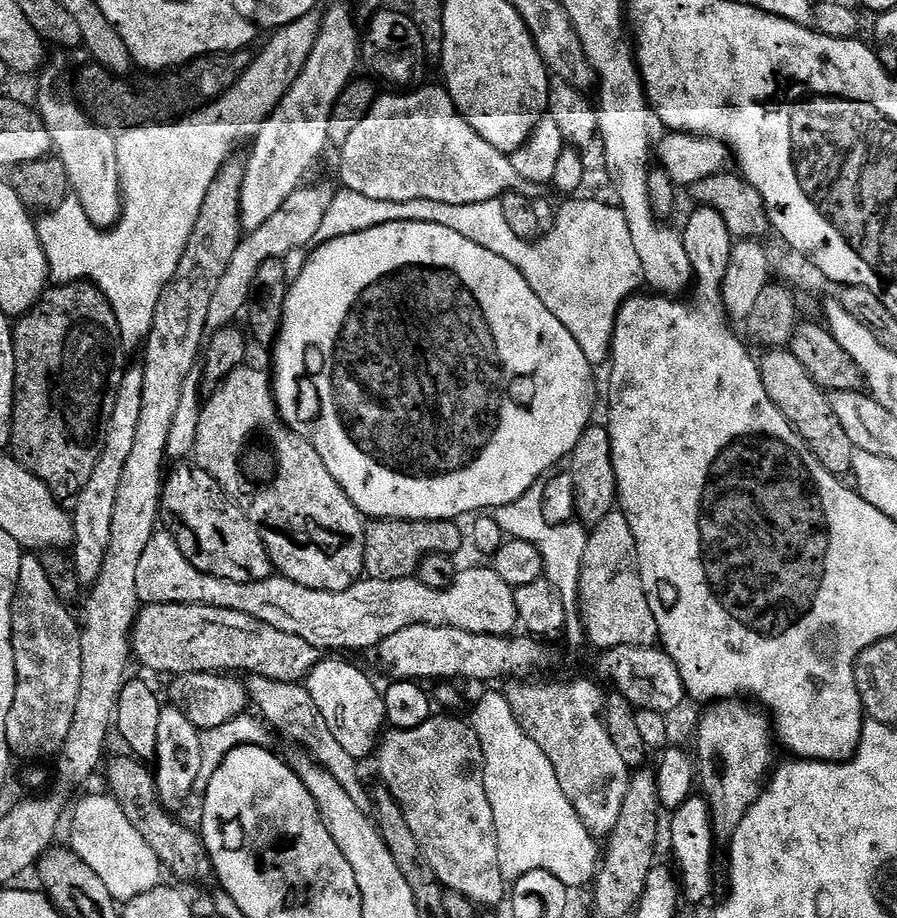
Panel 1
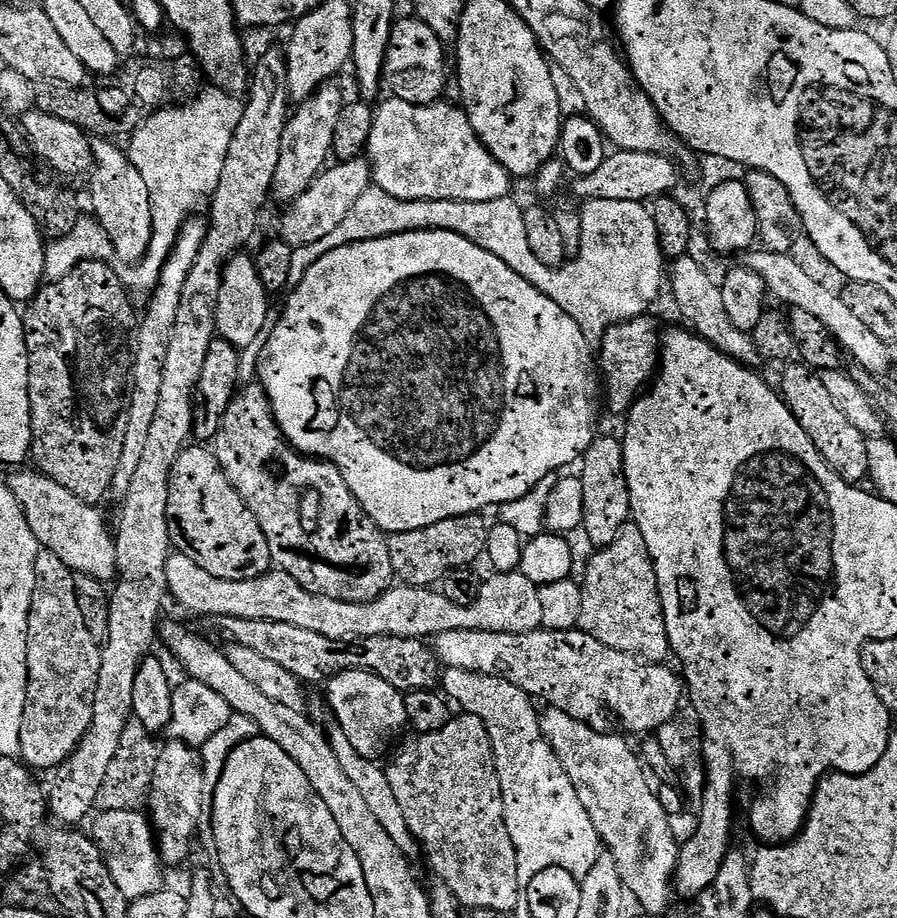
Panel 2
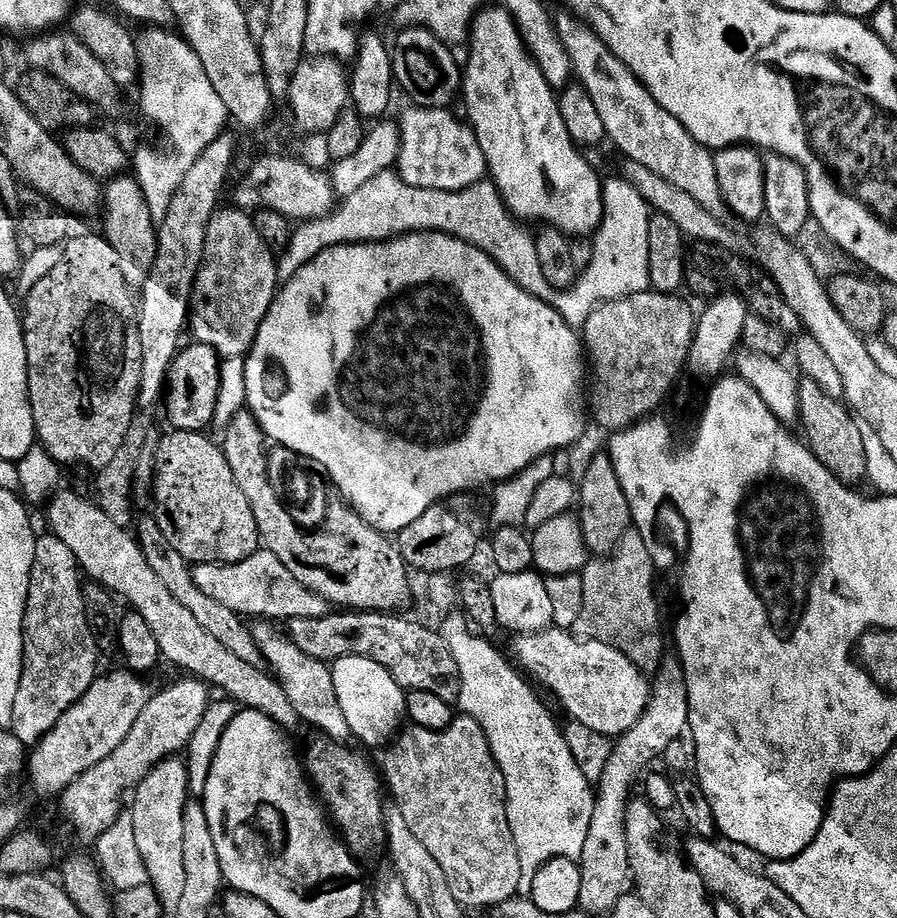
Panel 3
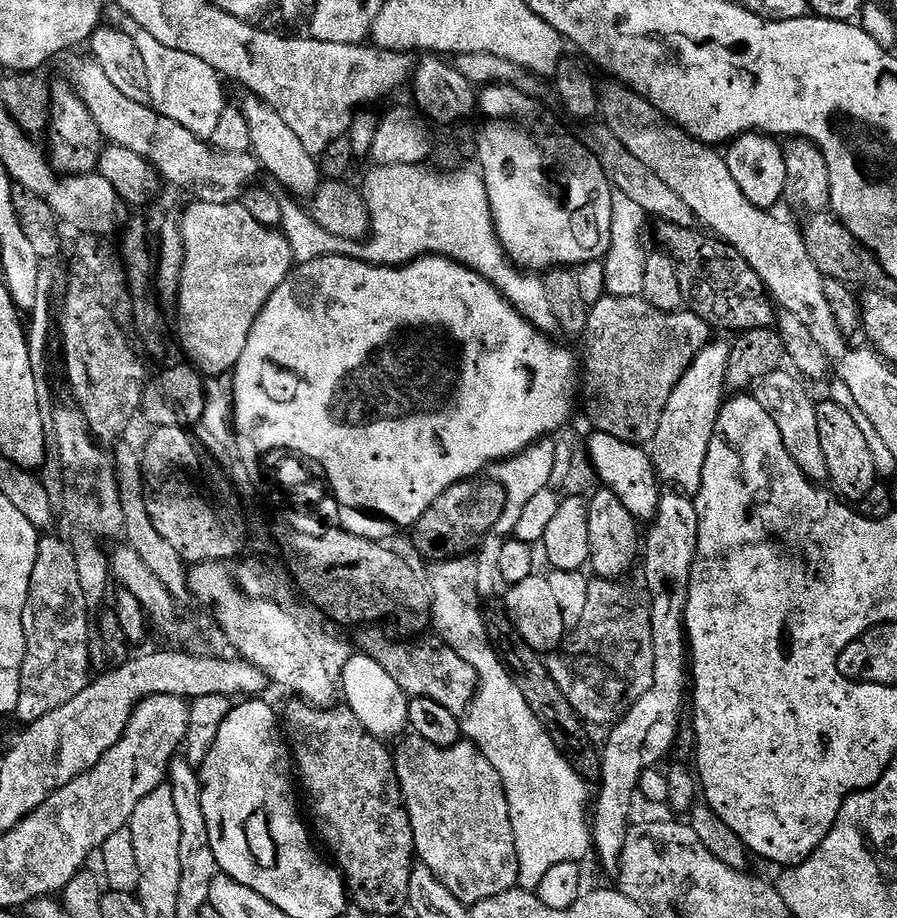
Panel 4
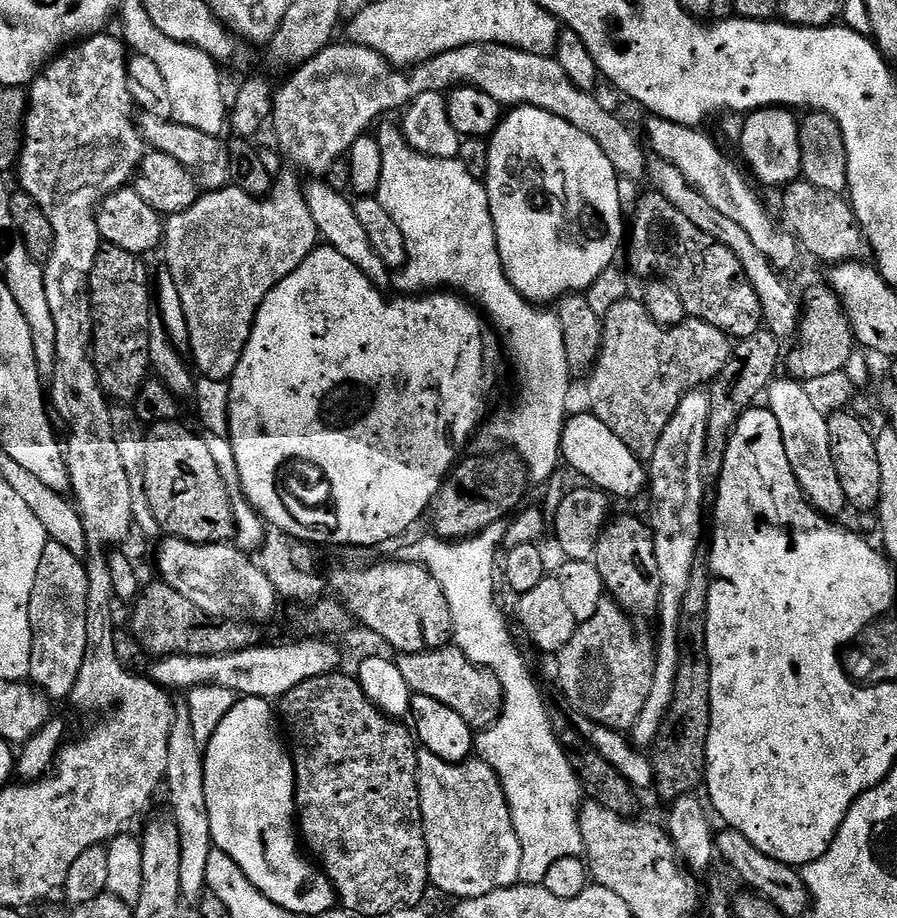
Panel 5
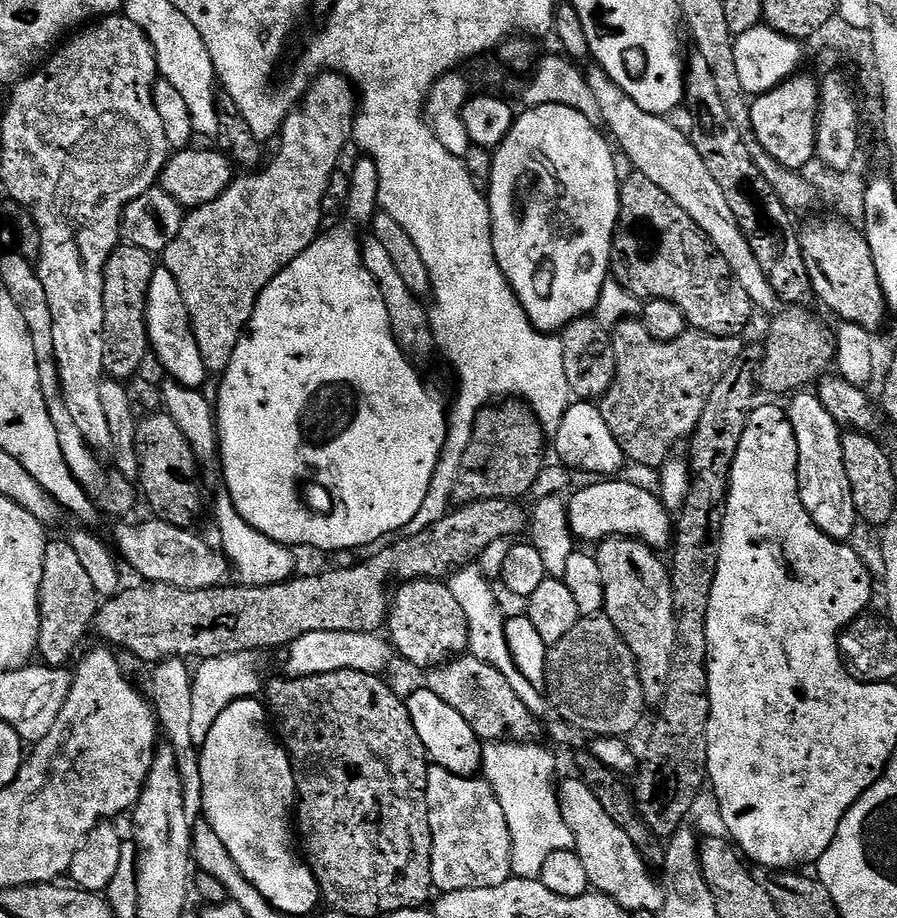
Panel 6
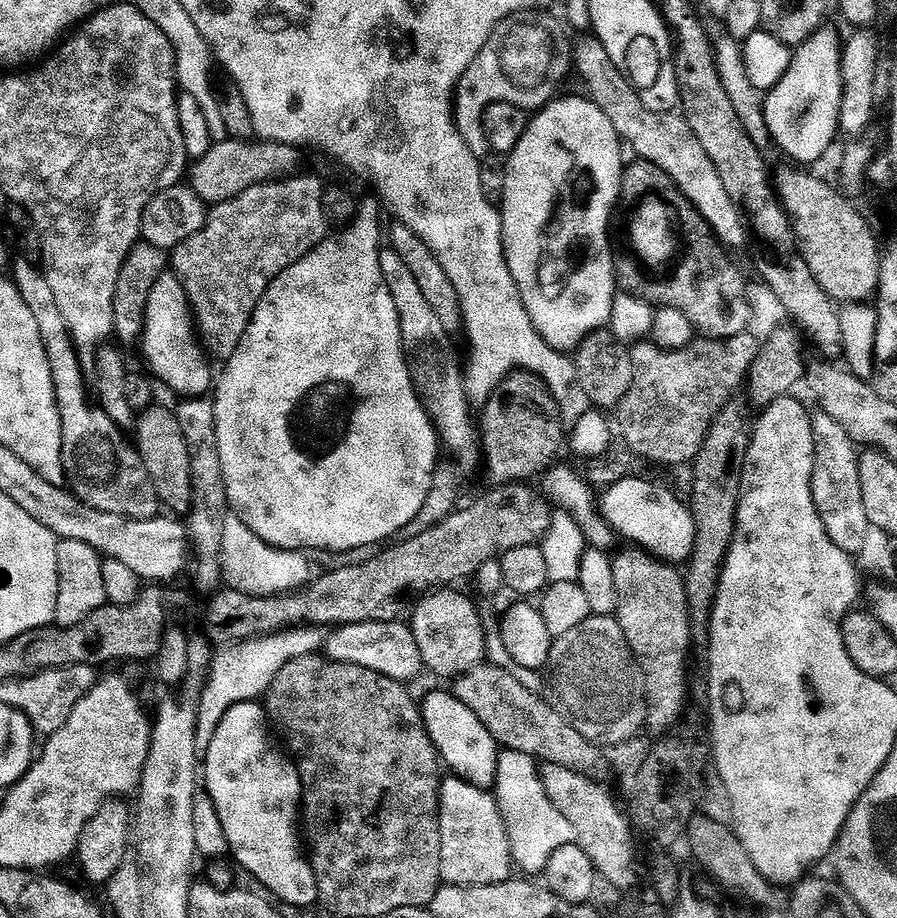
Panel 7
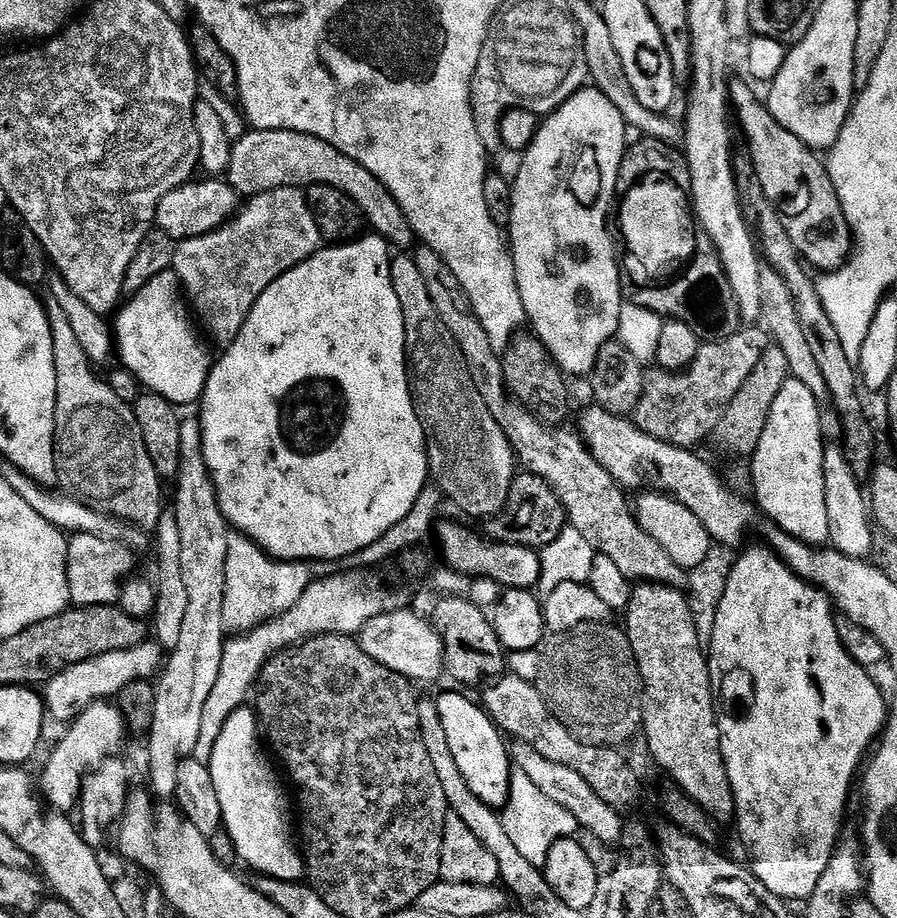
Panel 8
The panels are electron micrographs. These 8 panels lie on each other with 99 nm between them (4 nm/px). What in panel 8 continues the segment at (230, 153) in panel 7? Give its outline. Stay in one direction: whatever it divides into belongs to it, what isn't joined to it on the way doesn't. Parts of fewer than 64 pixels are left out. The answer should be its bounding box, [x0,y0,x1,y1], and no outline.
[226,130,414,250]

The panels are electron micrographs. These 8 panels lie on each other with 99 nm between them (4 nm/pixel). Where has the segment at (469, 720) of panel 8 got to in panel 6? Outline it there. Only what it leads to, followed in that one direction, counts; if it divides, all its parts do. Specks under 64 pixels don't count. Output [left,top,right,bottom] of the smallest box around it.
[406,686,484,776]

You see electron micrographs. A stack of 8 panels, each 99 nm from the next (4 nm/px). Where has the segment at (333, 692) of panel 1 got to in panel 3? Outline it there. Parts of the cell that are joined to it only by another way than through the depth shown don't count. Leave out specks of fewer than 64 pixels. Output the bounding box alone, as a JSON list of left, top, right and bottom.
[331,658,407,747]

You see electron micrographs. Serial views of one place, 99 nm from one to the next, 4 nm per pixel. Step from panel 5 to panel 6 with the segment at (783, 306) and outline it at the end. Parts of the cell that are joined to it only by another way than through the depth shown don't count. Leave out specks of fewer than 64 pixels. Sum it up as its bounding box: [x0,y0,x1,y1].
[586,66,782,314]

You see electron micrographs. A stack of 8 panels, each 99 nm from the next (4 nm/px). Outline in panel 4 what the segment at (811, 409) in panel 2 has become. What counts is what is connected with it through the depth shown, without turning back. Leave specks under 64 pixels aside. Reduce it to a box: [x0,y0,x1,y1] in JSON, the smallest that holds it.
[816,400,878,502]

